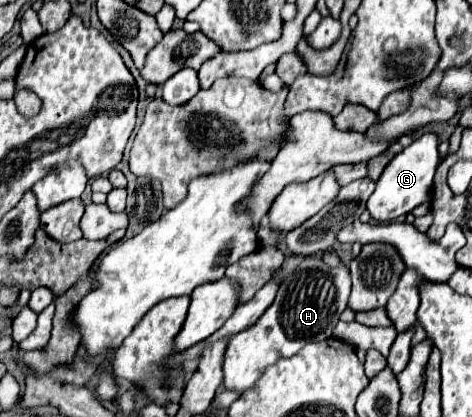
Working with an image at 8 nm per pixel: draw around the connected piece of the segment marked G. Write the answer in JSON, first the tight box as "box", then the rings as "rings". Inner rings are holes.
{"box":[367,133,441,223],"rings":[[[423,133],[419,139],[415,139],[409,147],[405,147],[399,155],[391,159],[391,163],[385,167],[383,175],[377,181],[377,187],[373,195],[367,201],[367,209],[373,219],[389,223],[401,215],[407,215],[421,203],[431,201],[431,189],[433,189],[433,175],[441,161],[439,155],[439,137],[437,133]]]}

